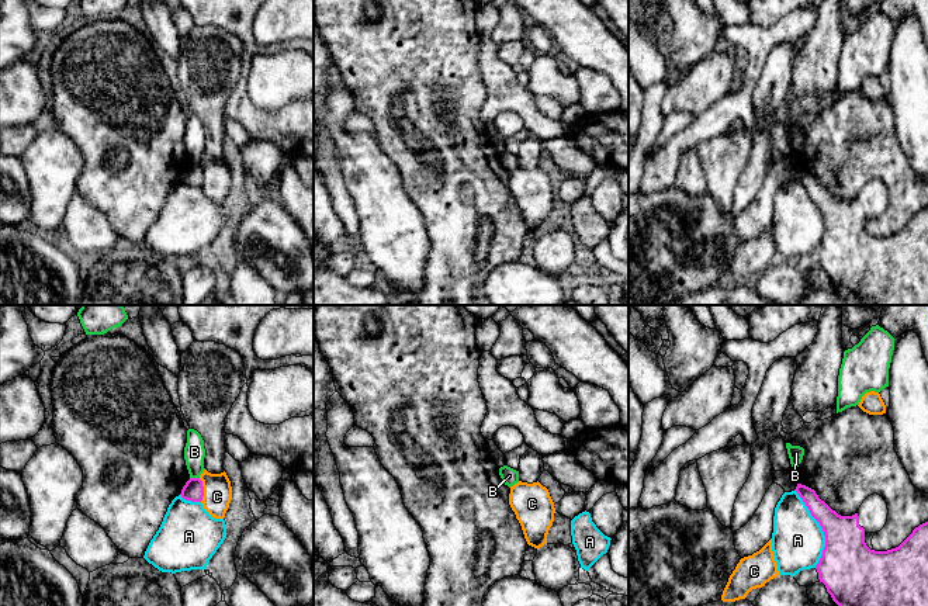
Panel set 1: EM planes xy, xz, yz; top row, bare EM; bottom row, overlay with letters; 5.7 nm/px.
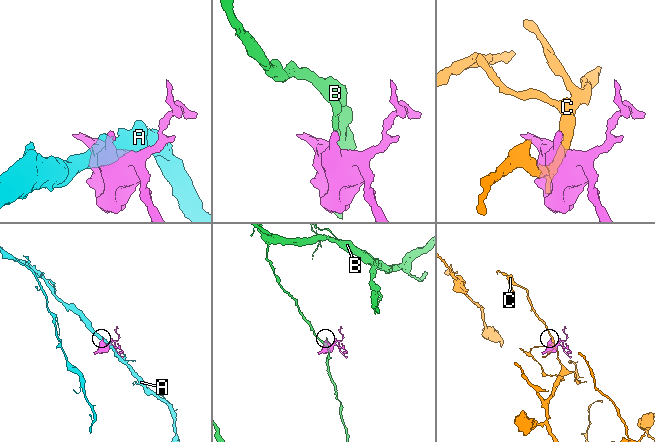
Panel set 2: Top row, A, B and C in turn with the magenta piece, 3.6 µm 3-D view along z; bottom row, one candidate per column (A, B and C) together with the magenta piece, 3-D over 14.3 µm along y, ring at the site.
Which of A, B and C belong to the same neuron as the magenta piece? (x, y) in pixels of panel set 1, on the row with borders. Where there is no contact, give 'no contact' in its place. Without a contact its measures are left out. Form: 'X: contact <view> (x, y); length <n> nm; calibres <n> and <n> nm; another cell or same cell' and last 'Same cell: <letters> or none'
A: contact yz (821, 527); length 460 nm; calibres 300 and 300 nm; another cell
B: contact xy (194, 478); length 60 nm; calibres 120 and 120 nm; another cell
C: contact xy (203, 490); length 140 nm; calibres 120 and 160 nm; another cell
Same cell: none

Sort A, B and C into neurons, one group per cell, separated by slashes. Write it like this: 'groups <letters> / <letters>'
groups A / B / C

